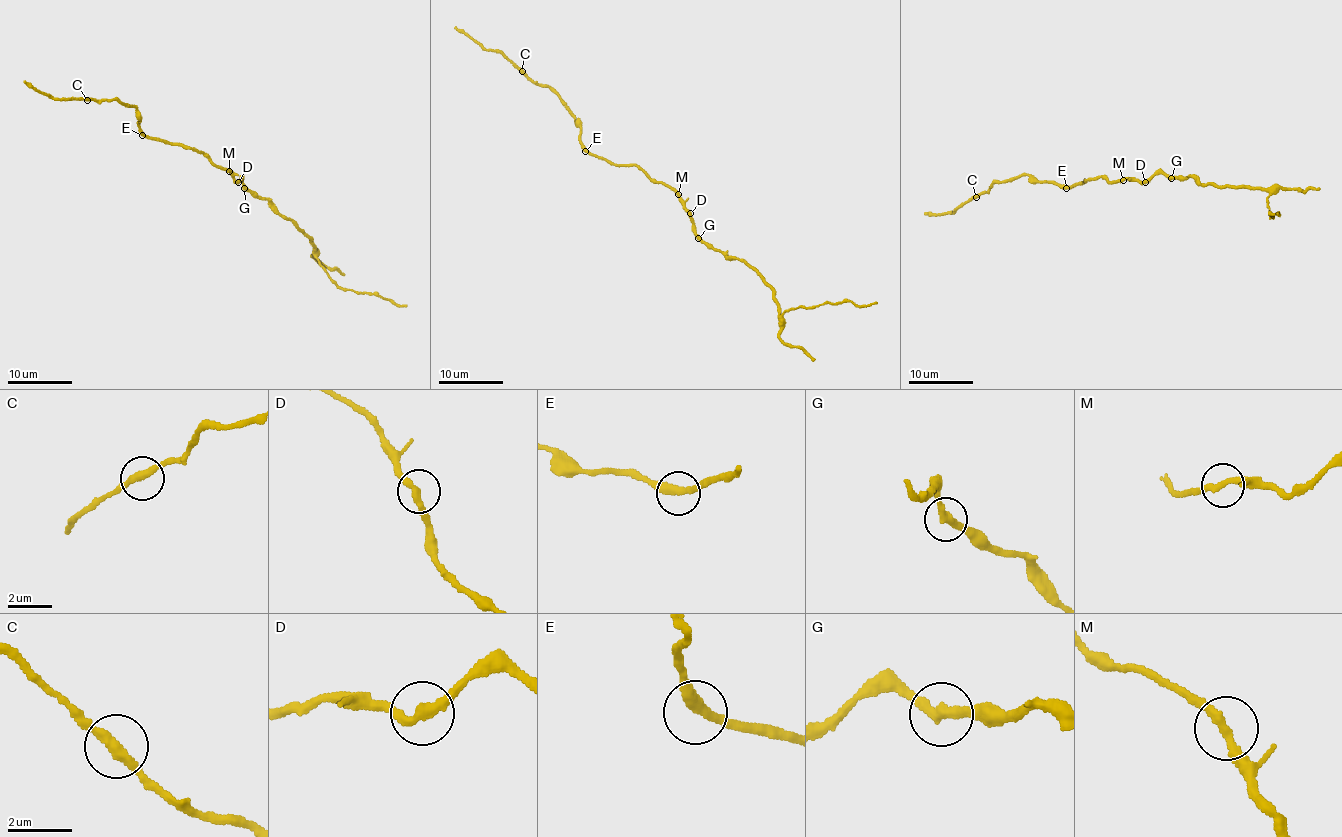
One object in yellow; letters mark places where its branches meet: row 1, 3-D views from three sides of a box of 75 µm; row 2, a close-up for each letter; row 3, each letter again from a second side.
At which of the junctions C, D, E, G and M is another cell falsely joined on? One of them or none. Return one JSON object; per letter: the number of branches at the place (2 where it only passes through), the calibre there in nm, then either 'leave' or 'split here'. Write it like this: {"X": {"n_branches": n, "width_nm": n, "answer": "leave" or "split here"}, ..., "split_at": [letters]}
{"C": {"n_branches": 2, "width_nm": 320, "answer": "leave"}, "D": {"n_branches": 2, "width_nm": 320, "answer": "leave"}, "E": {"n_branches": 2, "width_nm": 320, "answer": "leave"}, "G": {"n_branches": 2, "width_nm": 320, "answer": "leave"}, "M": {"n_branches": 2, "width_nm": 280, "answer": "leave"}, "split_at": []}

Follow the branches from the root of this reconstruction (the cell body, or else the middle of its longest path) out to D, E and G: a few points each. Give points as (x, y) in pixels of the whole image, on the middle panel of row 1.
D: (677, 193), (683, 208), (690, 213)
E: (677, 193), (634, 165), (610, 163), (585, 151)
G: (677, 193), (688, 212), (698, 238)

